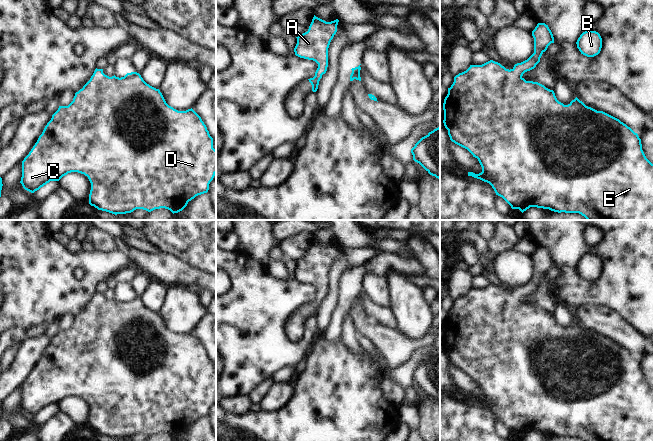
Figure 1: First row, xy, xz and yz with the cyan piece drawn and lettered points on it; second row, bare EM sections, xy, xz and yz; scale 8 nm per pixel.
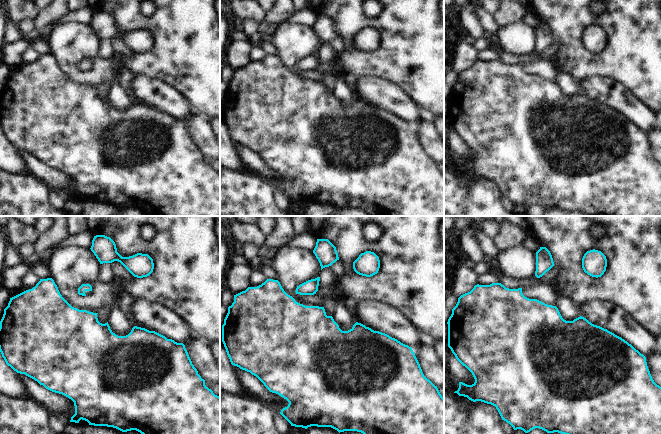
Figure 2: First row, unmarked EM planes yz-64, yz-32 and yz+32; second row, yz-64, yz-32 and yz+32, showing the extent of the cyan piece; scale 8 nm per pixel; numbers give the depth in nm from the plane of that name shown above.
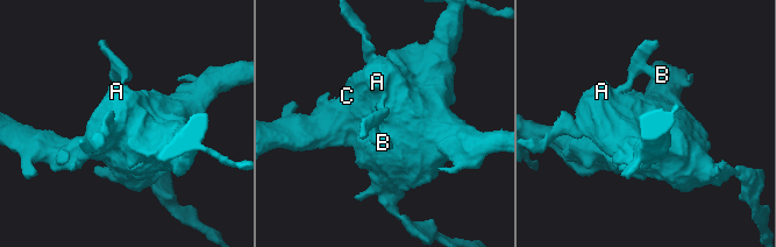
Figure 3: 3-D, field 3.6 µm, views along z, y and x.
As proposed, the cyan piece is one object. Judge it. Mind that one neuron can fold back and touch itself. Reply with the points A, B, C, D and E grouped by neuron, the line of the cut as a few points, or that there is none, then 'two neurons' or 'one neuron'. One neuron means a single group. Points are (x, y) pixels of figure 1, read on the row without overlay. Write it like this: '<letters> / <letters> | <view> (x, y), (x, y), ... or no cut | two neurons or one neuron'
A B C D E | no cut | one neuron

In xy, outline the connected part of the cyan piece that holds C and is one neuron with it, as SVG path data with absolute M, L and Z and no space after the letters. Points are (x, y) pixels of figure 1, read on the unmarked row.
M95 293L90 304L75 317L68 330L59 330L42 358L22 385L20 407L31 417L50 405L59 405L71 396L88 401L91 407L89 428L112 438L131 437L136 433L151 436L165 432L173 438L189 425L207 417L216 398L216 374L201 341L191 332L178 335L169 330L159 313L147 308L137 296L124 301L109 301Z

